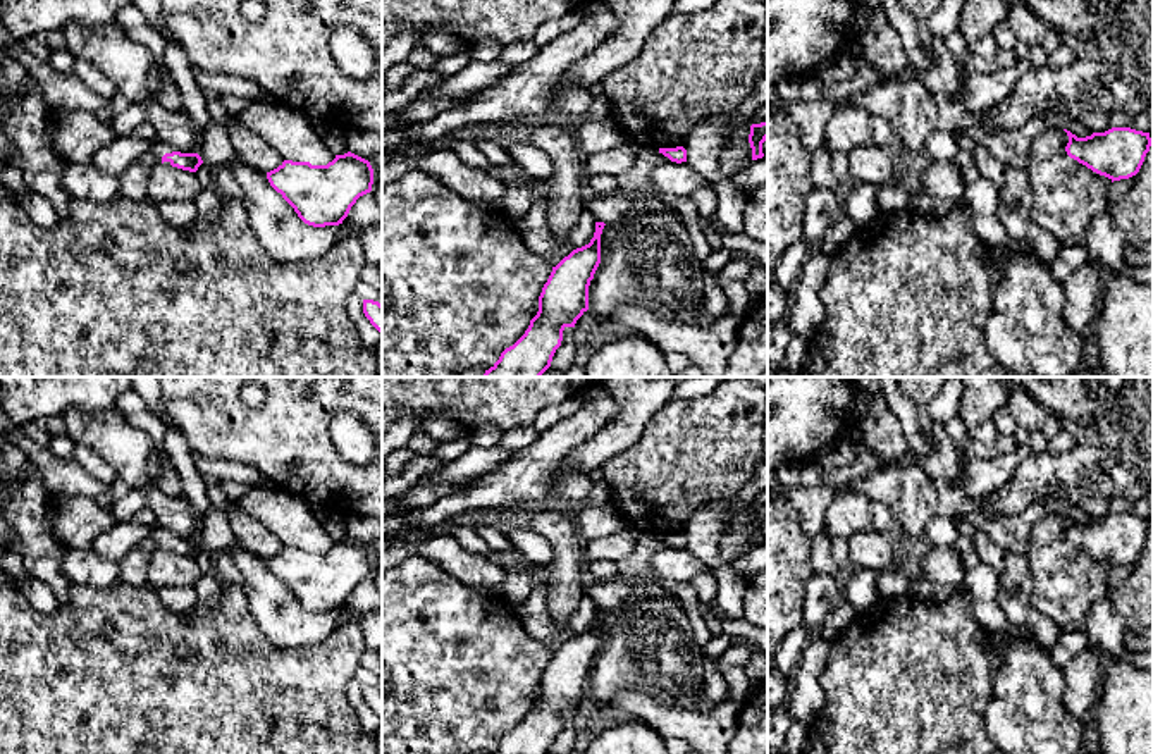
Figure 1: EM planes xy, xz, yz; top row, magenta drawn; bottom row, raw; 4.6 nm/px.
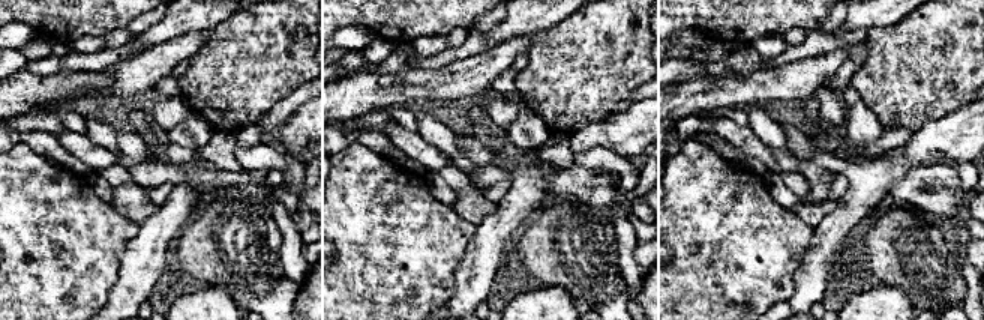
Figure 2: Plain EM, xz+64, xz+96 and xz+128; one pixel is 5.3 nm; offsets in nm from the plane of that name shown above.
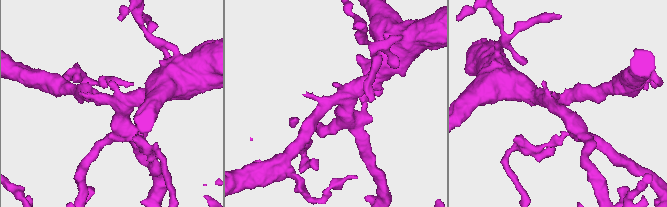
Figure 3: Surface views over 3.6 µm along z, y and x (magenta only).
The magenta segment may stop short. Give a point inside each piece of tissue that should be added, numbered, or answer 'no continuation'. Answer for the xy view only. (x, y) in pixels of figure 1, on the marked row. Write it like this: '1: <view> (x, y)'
1: xy (159, 148)

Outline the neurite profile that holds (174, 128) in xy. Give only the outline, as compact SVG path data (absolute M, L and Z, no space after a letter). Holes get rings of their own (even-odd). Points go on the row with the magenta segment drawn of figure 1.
M153 96L141 107L158 139L170 145L176 151L196 153L200 134L182 110L167 110Z

